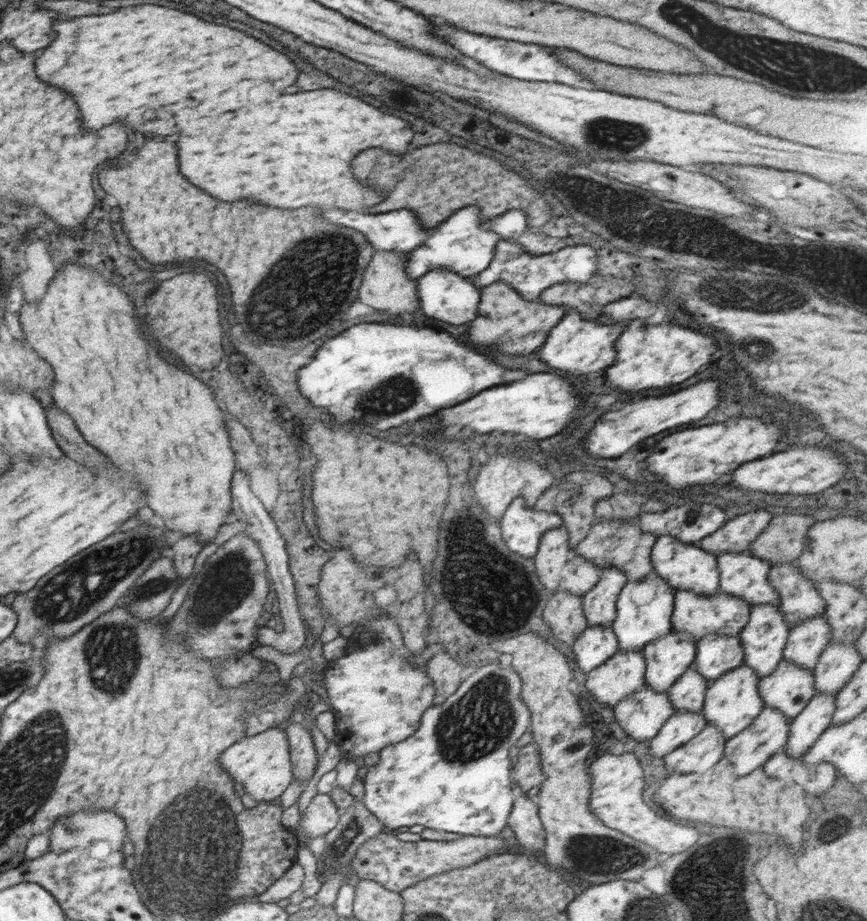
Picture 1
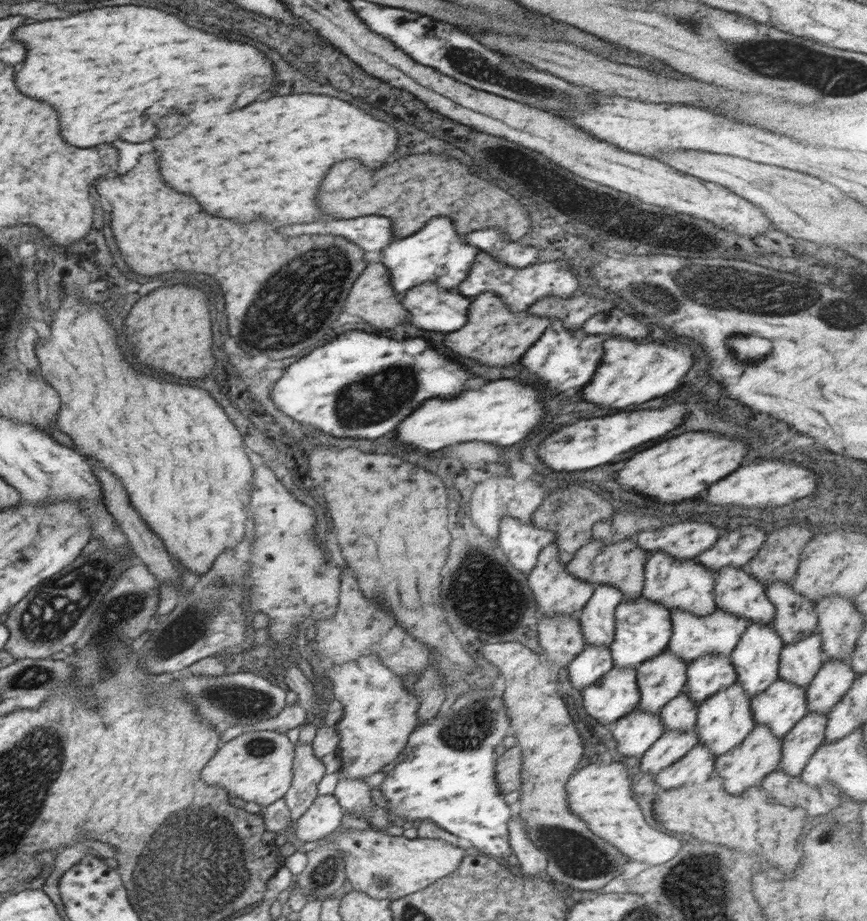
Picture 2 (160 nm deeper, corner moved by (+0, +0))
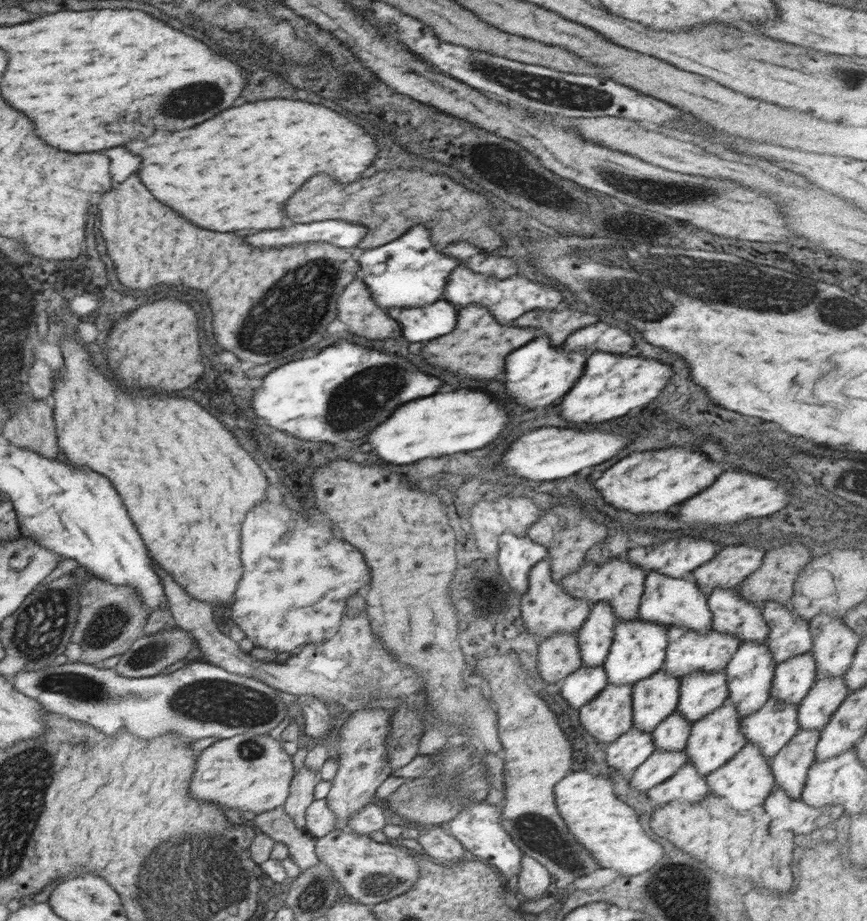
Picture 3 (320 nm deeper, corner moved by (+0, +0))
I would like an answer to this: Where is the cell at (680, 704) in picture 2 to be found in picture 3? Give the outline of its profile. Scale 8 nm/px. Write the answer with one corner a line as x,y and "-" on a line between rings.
677,709
651,733
655,744
655,751
678,752
685,750
690,736
690,721
686,720

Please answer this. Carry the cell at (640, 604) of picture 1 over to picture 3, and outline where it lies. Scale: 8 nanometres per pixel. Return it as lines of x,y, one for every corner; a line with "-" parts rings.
636,618
634,621
617,620
612,645
603,663
609,684
636,684
642,678
648,678
658,672
665,662
669,644
668,627

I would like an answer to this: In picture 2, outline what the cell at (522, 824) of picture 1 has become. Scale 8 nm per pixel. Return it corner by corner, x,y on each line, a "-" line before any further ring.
519,814
511,816
508,826
511,850
519,862
517,873
525,879
533,879
547,871
547,855
529,839

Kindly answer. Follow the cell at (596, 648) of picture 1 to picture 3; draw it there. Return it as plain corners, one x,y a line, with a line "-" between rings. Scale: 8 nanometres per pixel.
603,665
580,666
564,678
561,695
572,708
580,709
608,685
608,677

